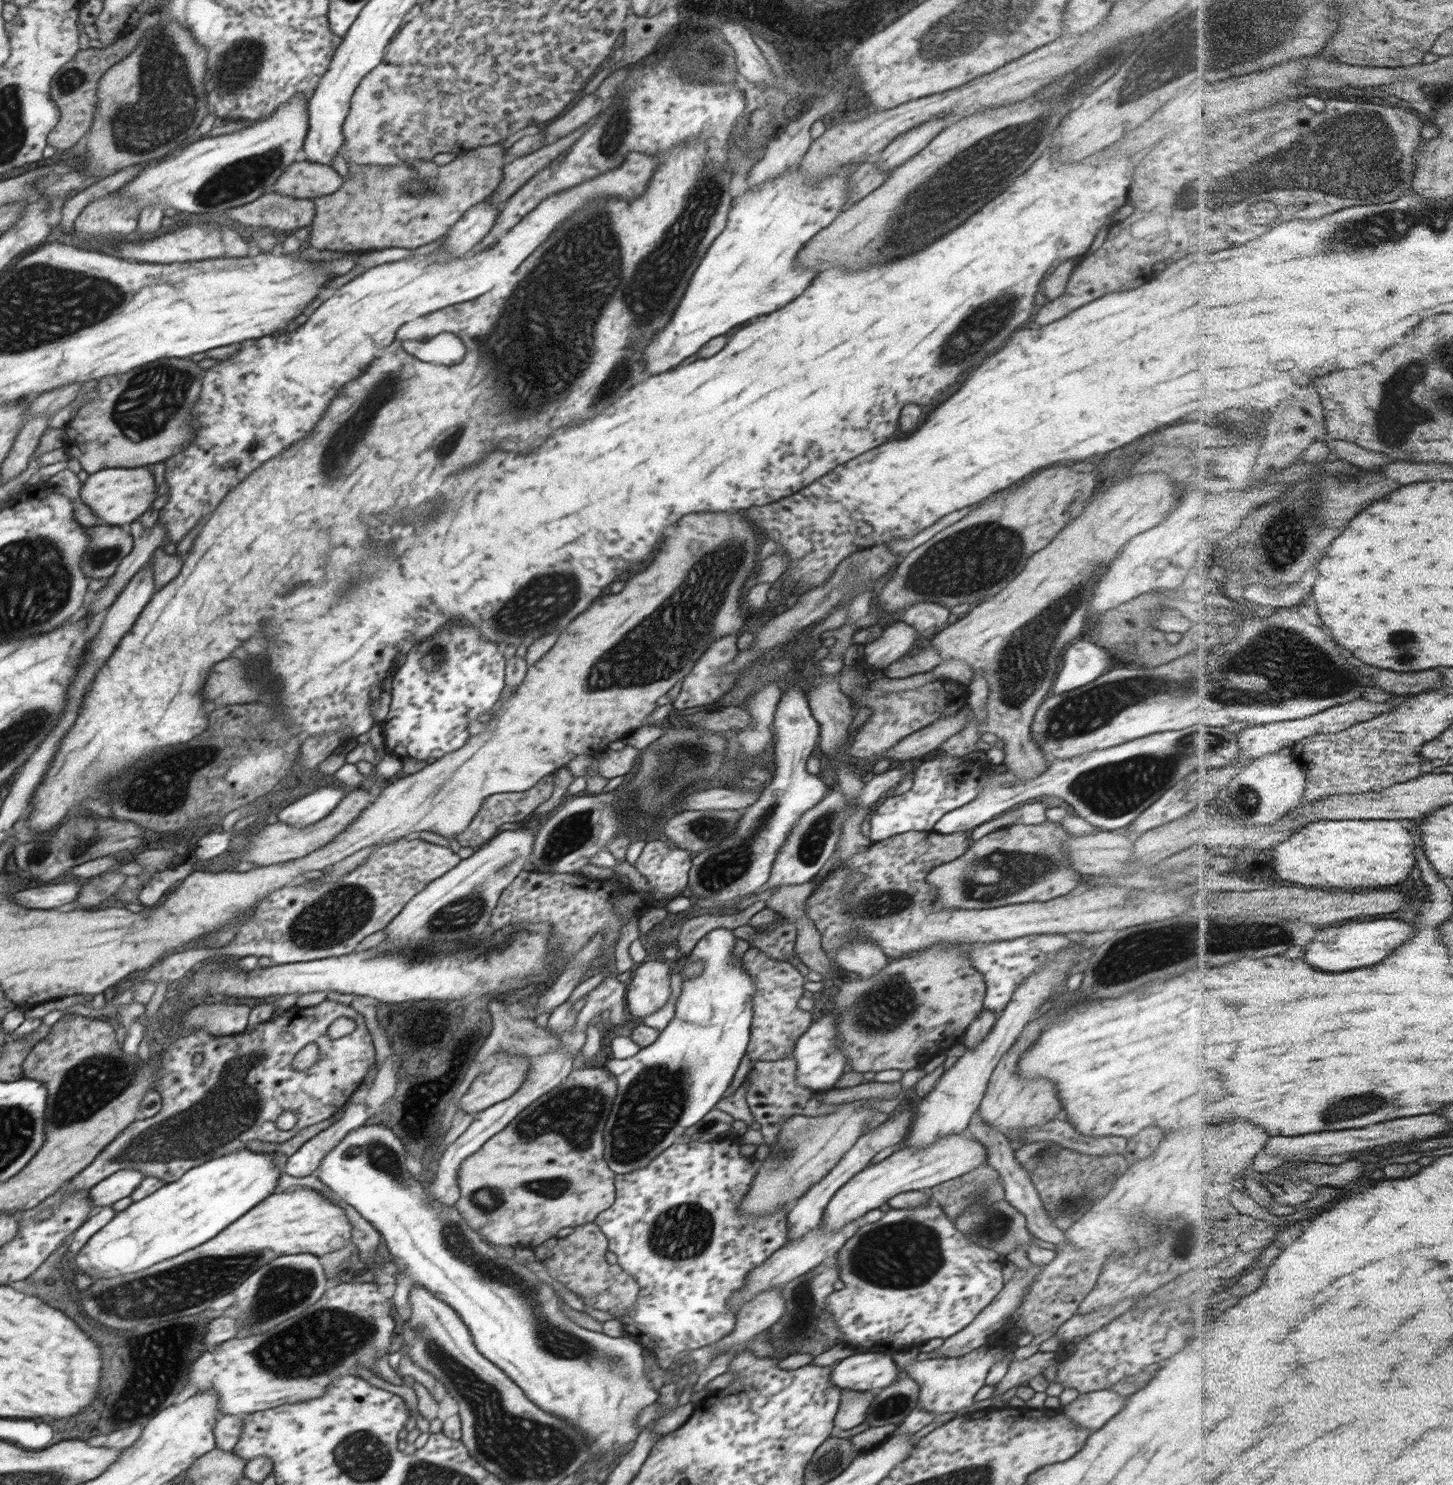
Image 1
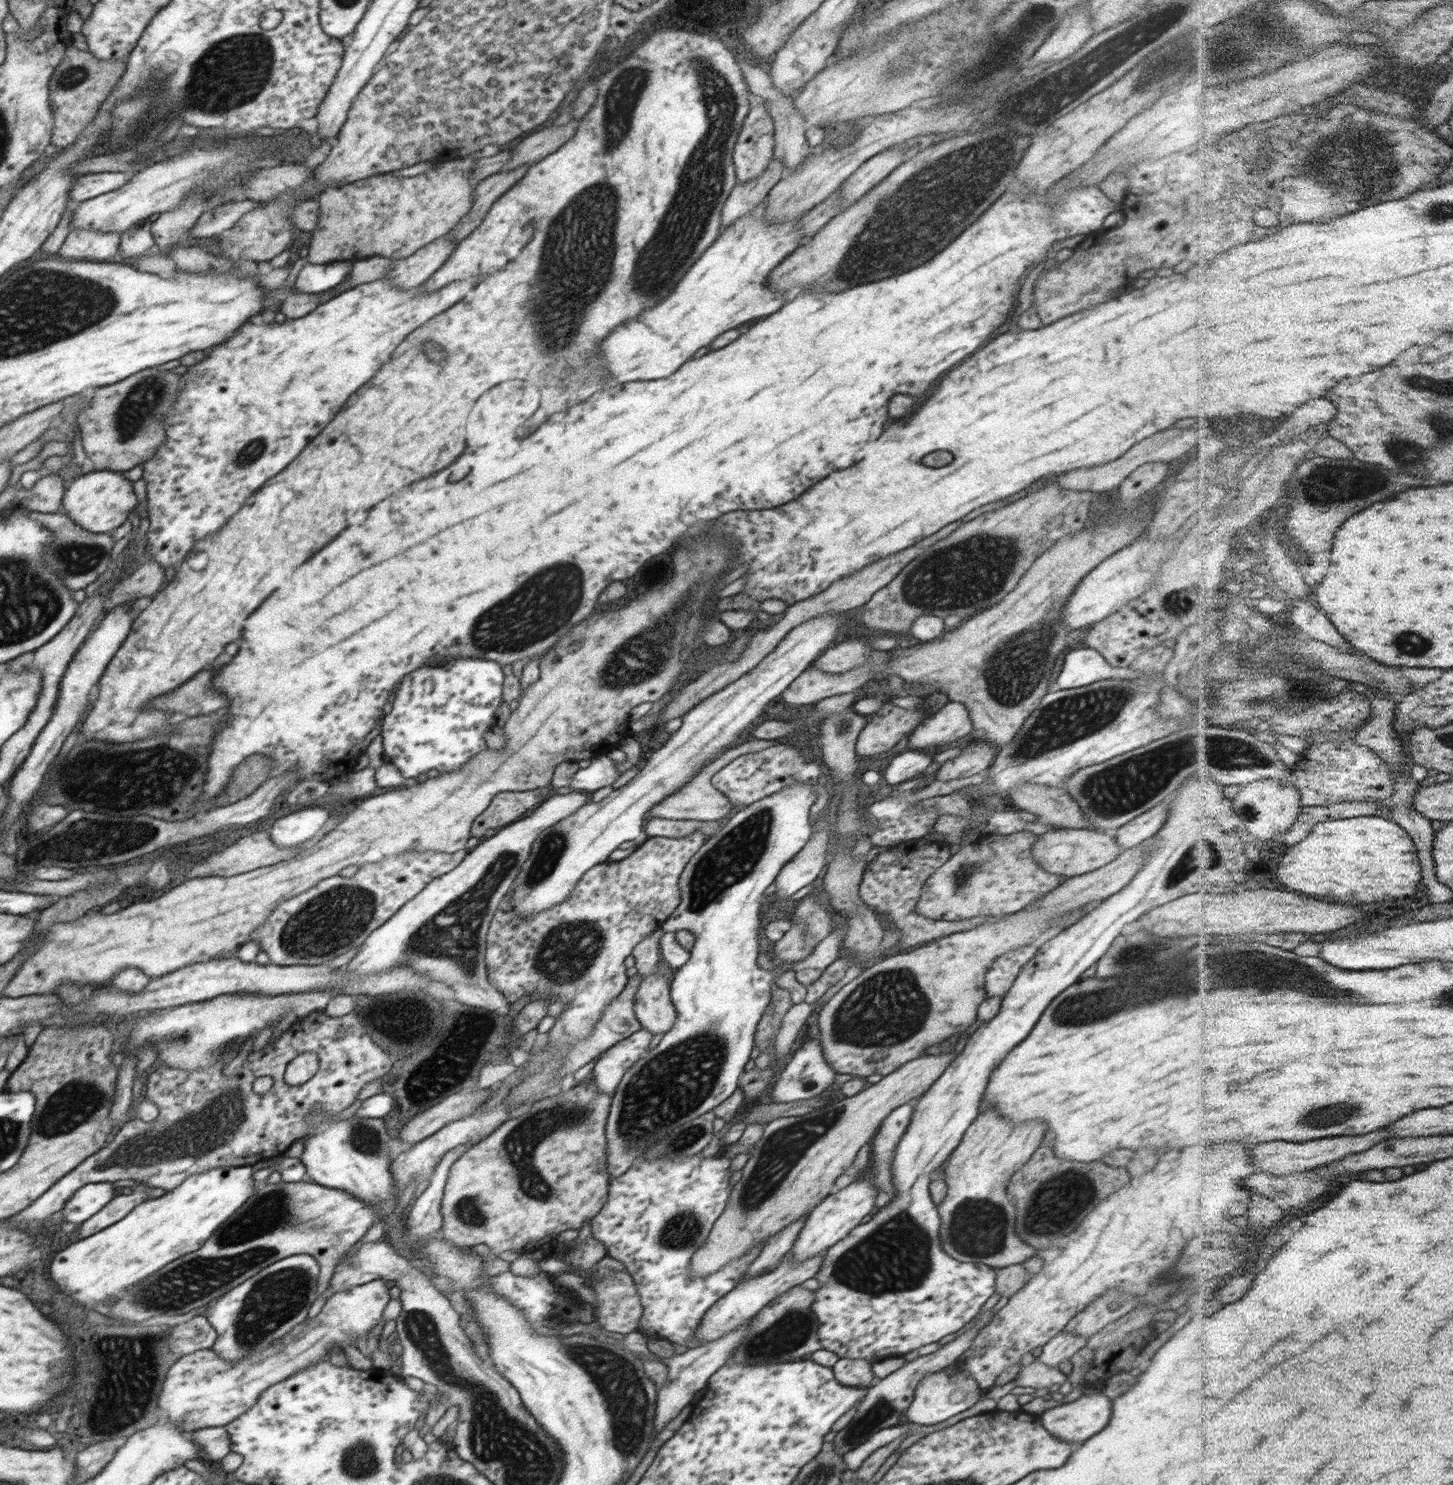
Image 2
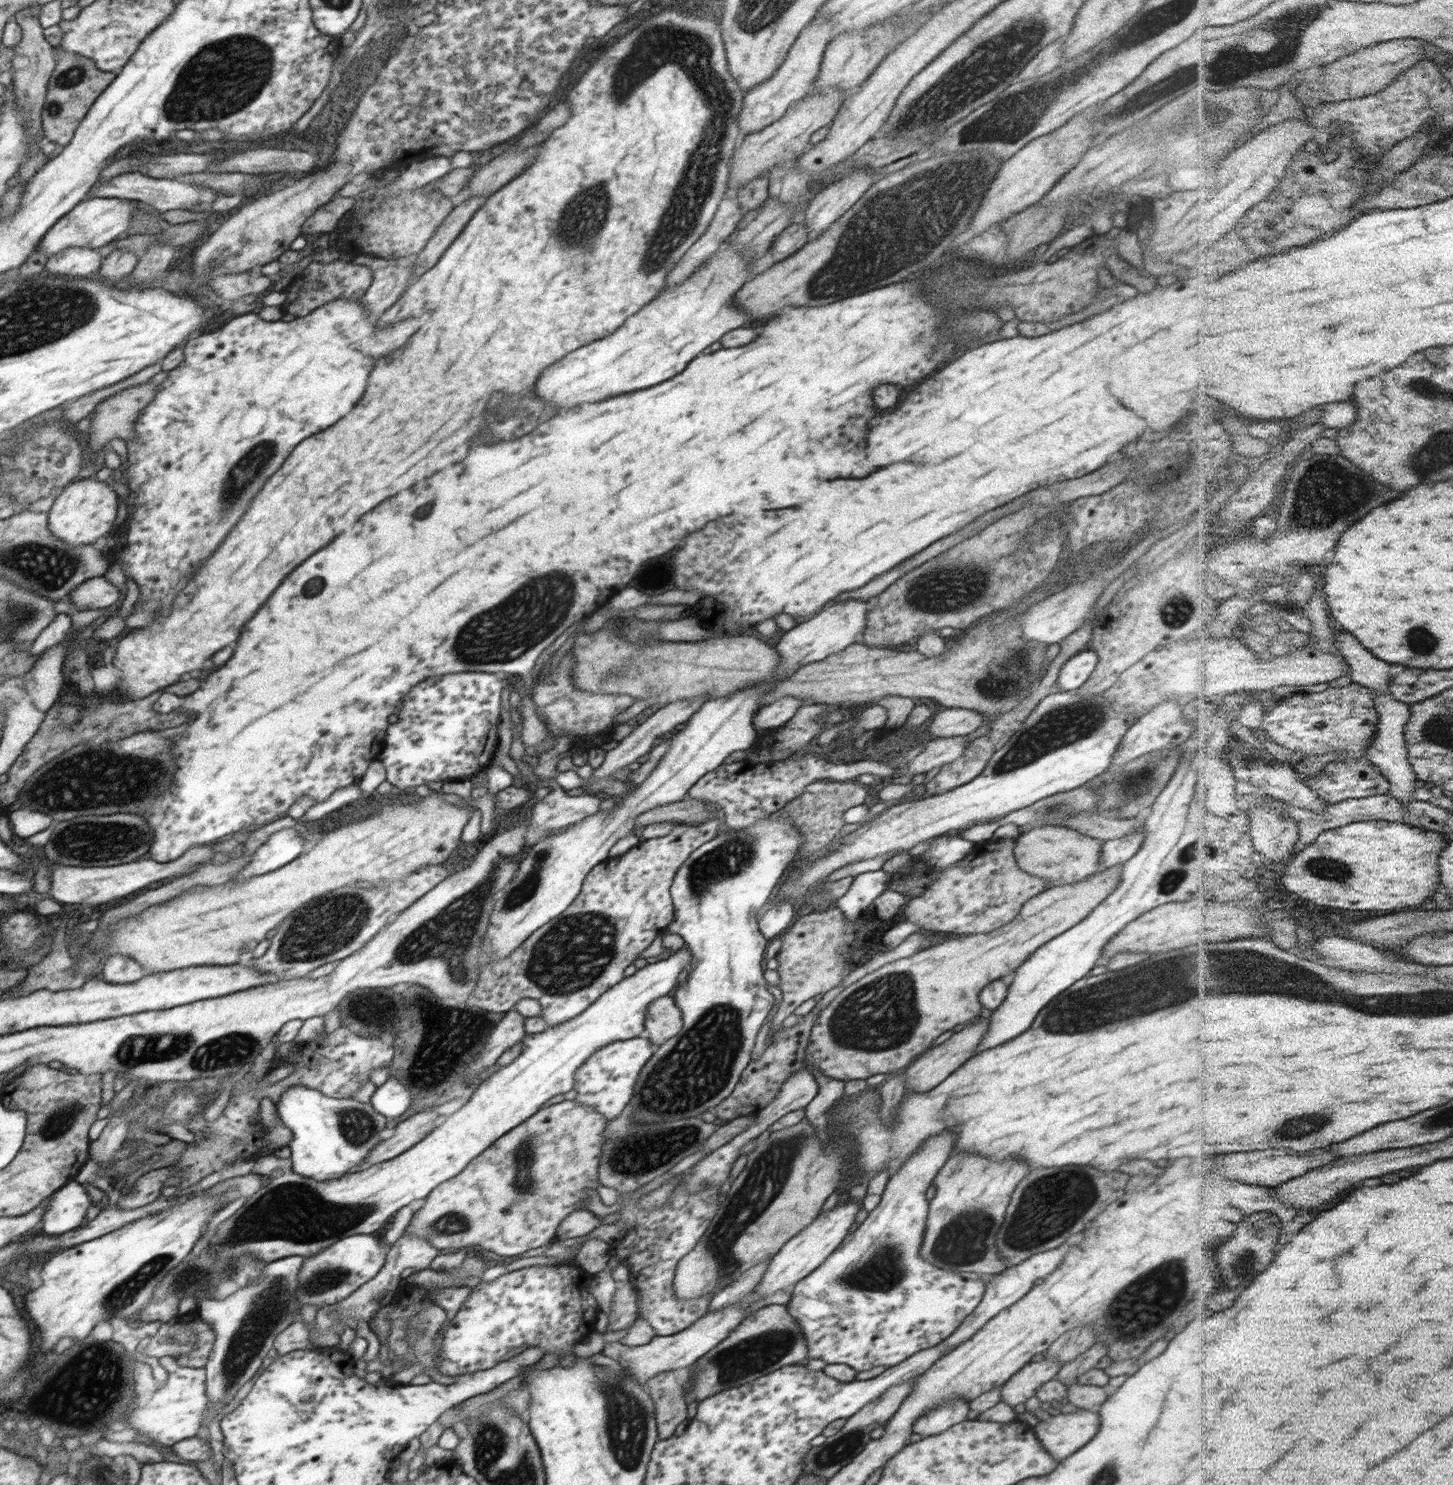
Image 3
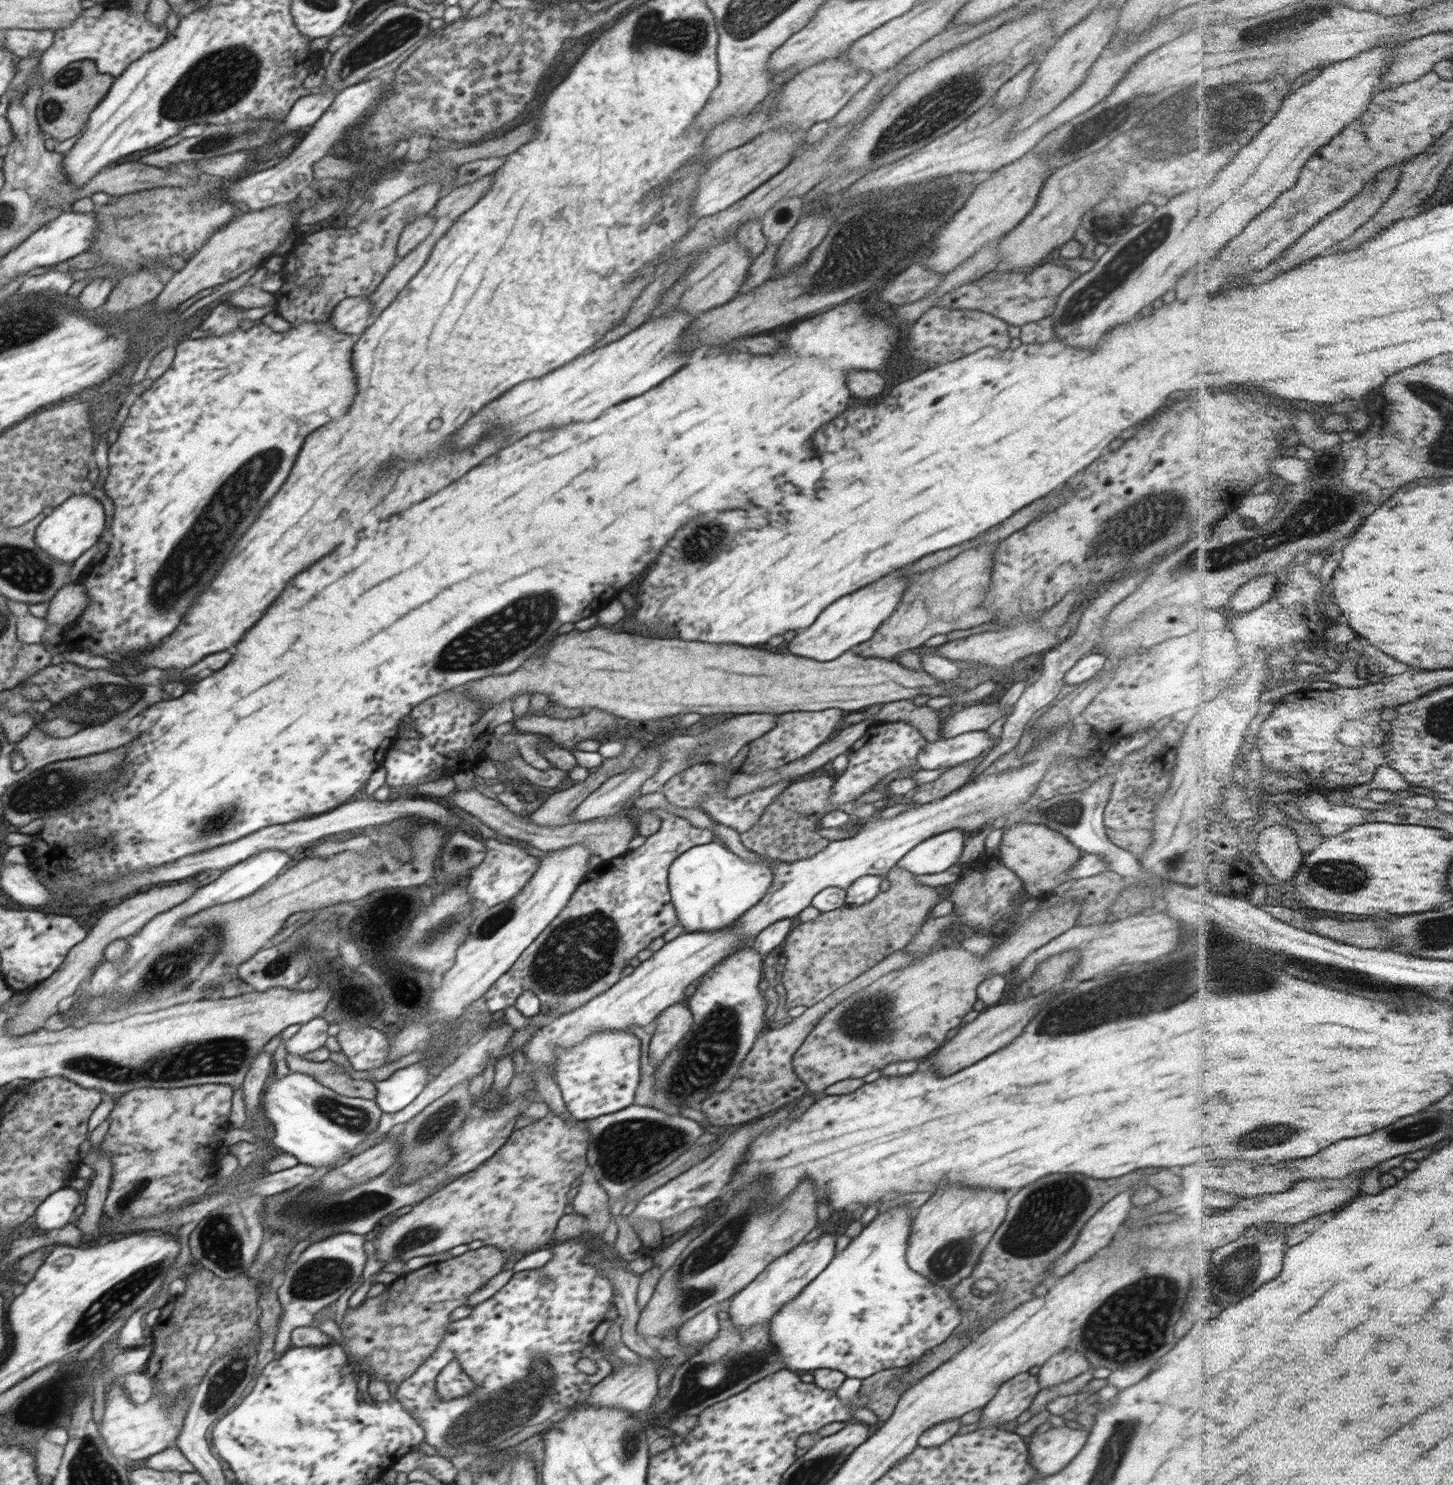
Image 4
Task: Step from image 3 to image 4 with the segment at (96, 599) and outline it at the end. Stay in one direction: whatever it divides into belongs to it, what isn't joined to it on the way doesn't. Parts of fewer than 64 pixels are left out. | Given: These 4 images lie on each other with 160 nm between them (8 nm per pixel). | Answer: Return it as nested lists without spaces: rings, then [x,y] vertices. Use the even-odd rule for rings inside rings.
[[[78,582],[64,585],[46,604],[45,622],[48,625],[69,625],[73,623],[89,603],[85,588]]]

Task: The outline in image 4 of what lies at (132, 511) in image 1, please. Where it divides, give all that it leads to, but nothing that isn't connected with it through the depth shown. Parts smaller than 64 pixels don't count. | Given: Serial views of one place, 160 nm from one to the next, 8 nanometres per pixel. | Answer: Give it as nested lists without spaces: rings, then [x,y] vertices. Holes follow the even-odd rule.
[[[78,493],[54,508],[48,516],[43,516],[42,522],[38,524],[34,542],[53,560],[70,564],[100,540],[105,526],[106,512],[104,512],[104,506],[101,502],[93,498],[91,493]]]

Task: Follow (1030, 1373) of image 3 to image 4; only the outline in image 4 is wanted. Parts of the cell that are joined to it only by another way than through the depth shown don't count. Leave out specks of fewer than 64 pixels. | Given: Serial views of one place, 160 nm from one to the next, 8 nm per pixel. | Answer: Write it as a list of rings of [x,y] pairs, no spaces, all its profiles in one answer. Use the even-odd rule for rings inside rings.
[[[1028,1372],[1017,1374],[1000,1385],[992,1400],[983,1406],[978,1428],[997,1428],[1018,1418],[1040,1391],[1036,1376]]]

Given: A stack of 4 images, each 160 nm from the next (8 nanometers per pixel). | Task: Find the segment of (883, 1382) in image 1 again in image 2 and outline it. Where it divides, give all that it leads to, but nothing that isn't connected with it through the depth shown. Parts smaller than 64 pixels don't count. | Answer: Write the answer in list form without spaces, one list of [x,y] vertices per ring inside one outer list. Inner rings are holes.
[[[840,1358],[831,1370],[844,1386],[870,1388],[879,1380],[873,1375],[872,1364],[863,1358]]]

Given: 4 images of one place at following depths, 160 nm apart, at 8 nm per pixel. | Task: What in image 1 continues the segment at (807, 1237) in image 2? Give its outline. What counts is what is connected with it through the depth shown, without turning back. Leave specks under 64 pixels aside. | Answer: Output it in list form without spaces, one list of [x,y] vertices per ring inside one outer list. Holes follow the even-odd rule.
[[[951,1134],[924,1148],[900,1149],[876,1165],[867,1166],[841,1186],[824,1209],[821,1226],[840,1230],[849,1222],[863,1218],[866,1212],[880,1208],[901,1192],[930,1190],[938,1184],[966,1175],[987,1162],[987,1148],[974,1136]]]

